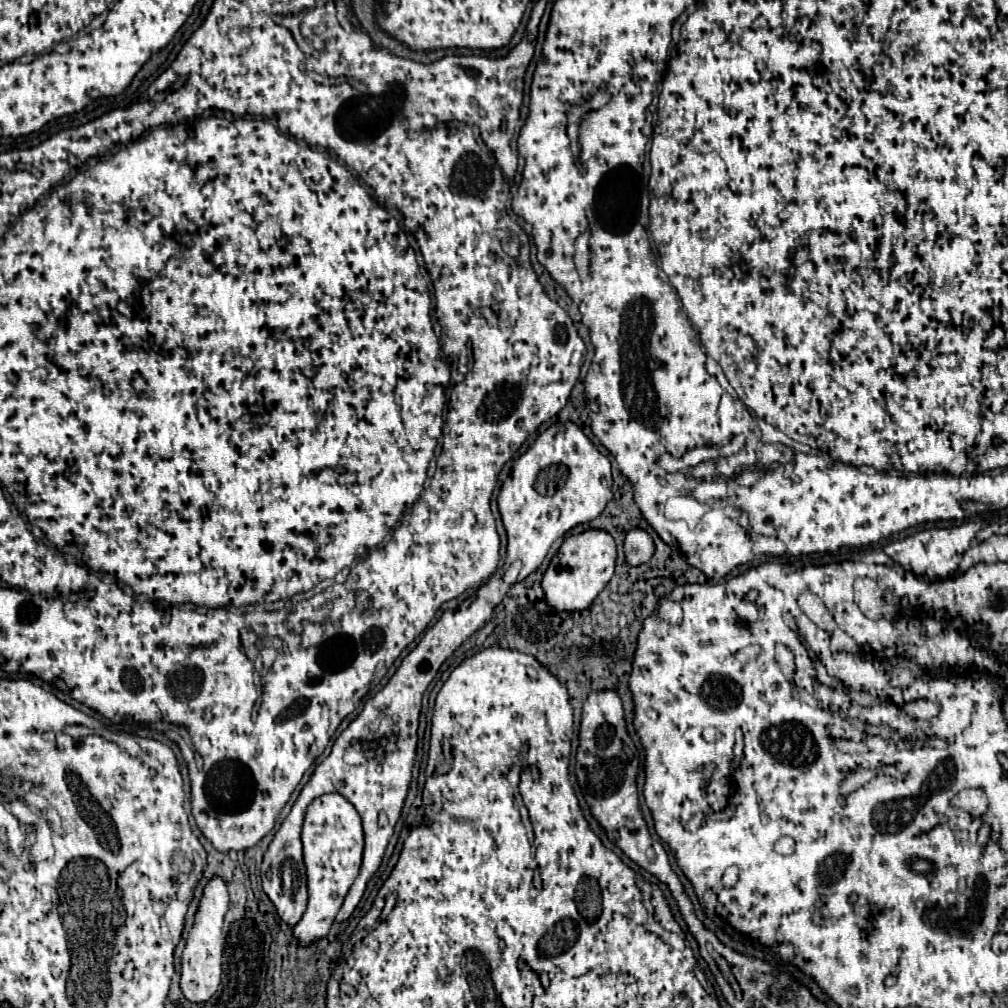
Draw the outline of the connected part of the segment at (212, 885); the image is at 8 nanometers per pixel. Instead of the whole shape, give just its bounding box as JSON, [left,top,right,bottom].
[180,876,228,1004]

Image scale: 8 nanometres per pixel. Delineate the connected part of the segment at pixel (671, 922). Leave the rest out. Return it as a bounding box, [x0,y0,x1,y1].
[652,888,680,930]

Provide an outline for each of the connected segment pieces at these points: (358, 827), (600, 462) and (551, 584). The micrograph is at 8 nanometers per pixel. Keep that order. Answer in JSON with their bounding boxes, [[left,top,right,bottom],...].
[[292,794,364,946],[498,424,612,580],[544,530,616,610]]

